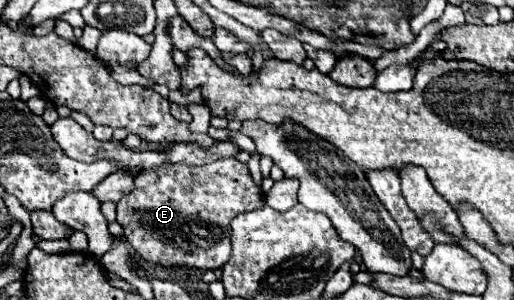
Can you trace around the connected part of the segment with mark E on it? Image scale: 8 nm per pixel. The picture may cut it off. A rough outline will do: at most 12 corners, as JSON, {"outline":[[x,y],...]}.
{"outline":[[247,164],[143,168],[117,202],[157,266],[221,268],[265,206]]}

